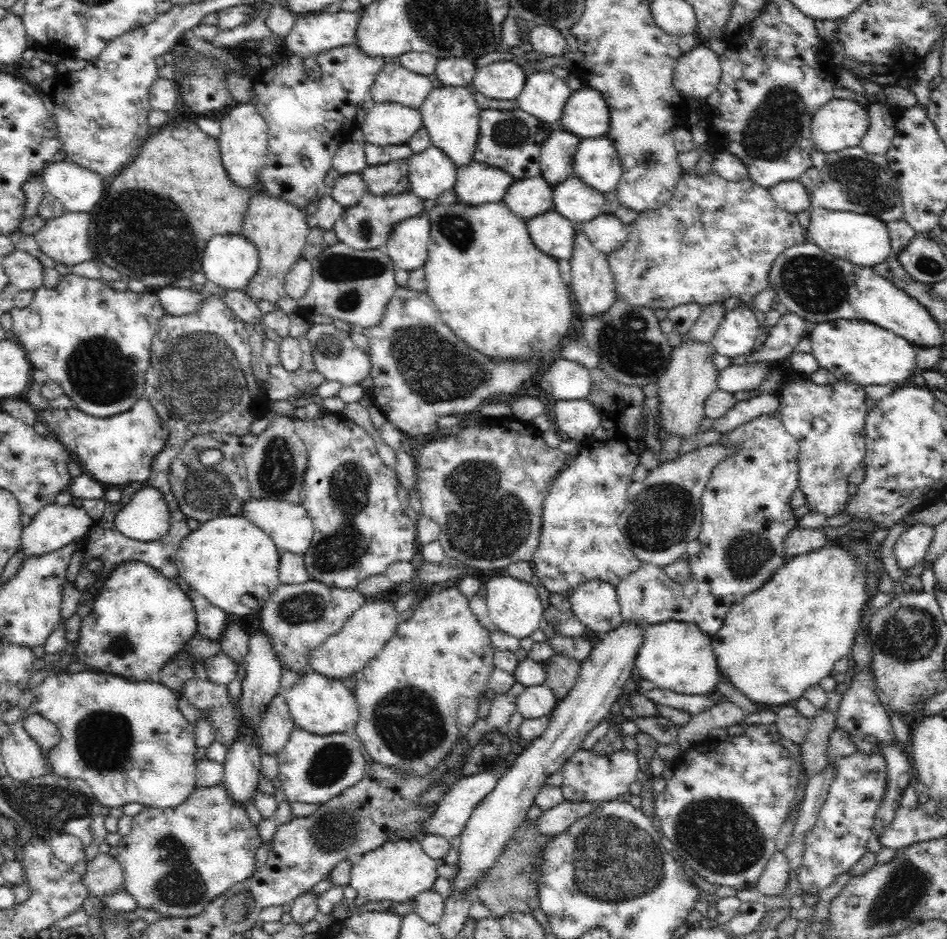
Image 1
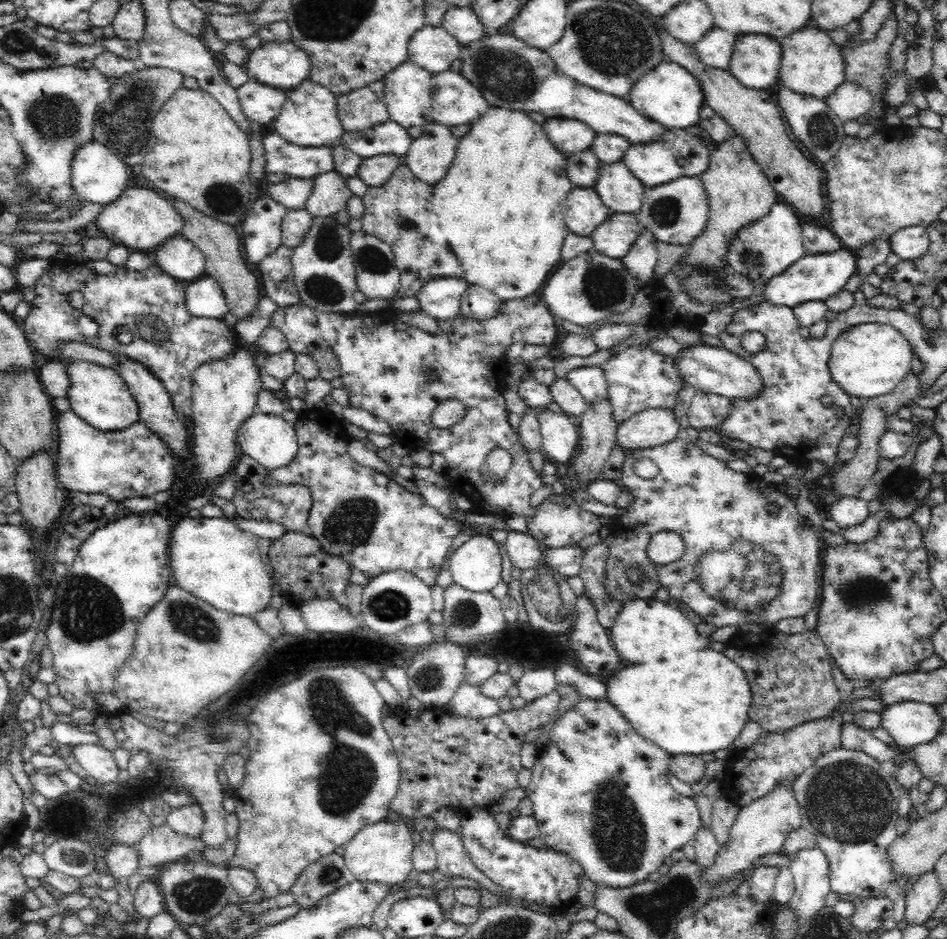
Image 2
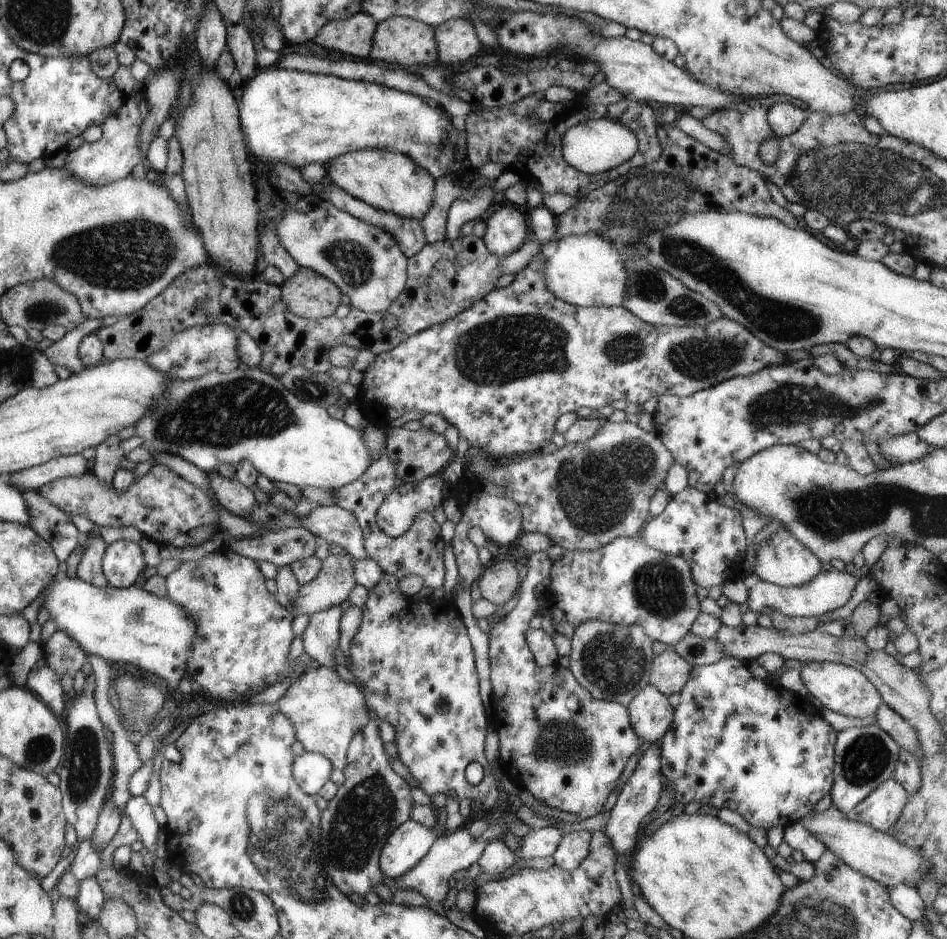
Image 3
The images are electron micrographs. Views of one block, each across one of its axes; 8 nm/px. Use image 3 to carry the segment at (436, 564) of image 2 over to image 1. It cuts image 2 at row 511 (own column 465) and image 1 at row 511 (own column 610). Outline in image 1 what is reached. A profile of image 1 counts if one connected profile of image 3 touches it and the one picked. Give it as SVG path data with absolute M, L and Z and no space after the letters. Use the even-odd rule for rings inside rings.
M324 414L316 420L296 418L294 426L308 450L302 506L314 524L312 548L304 552L310 580L356 590L362 580L384 574L390 564L412 562L418 524L404 514L396 496L398 474L386 468L374 440L342 414Z

